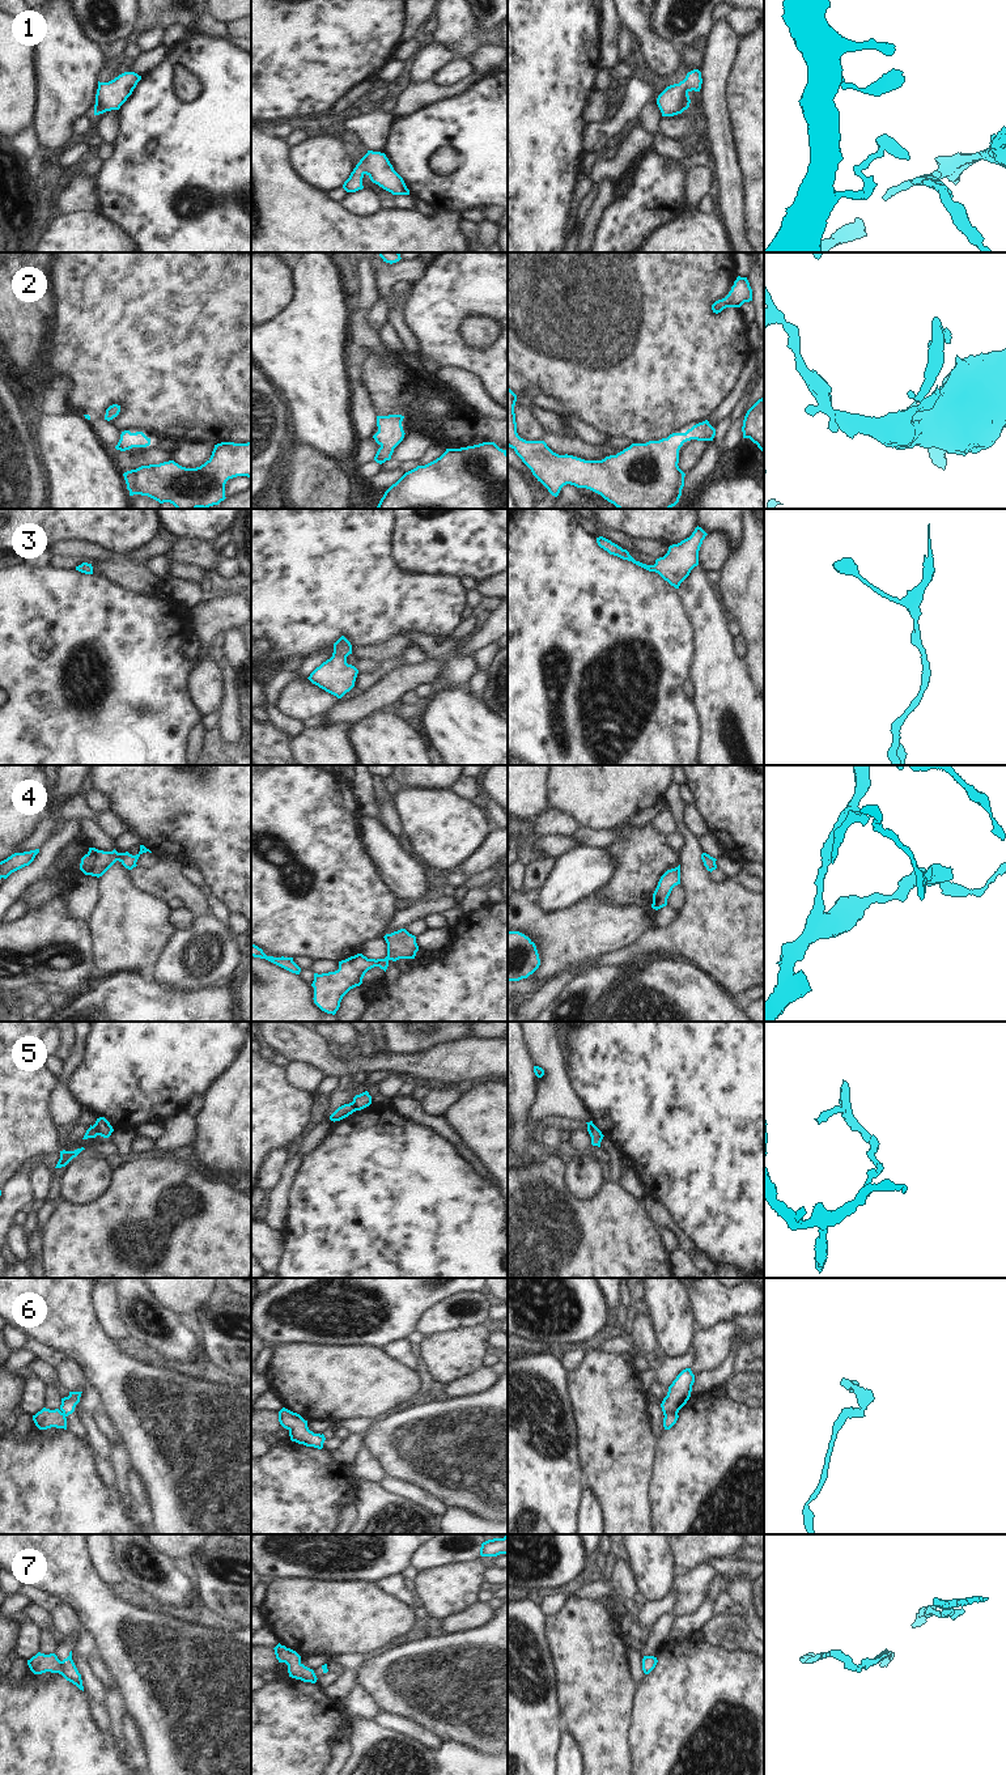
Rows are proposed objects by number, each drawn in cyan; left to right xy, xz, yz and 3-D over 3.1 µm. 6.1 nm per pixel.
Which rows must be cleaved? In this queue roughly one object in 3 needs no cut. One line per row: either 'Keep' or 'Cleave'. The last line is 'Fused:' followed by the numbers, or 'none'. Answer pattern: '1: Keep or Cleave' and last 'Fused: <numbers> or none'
1: Keep
2: Keep
3: Keep
4: Cleave
5: Cleave
6: Cleave
7: Cleave
Fused: 4, 5, 6, 7

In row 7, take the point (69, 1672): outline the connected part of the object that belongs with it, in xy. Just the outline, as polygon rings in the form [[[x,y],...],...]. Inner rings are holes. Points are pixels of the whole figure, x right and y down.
[[[72,1651],[69,1652],[69,1656],[64,1659],[61,1663],[61,1676],[76,1685],[80,1690],[84,1691],[81,1674],[78,1673],[73,1660],[72,1660]]]

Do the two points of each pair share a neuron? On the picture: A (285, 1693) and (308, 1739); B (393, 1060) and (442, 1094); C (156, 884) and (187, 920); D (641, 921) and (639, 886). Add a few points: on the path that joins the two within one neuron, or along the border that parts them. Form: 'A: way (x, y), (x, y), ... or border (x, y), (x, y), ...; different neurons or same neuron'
A: way (285, 1705), (288, 1719), (296, 1727); same neuron
B: border (449, 1085), (433, 1086); different neurons
C: border (185, 905), (196, 916); different neurons
D: border (610, 904), (633, 905), (653, 914); different neurons

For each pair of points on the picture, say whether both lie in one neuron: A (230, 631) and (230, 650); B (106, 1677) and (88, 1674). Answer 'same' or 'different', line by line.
A: same
B: different

